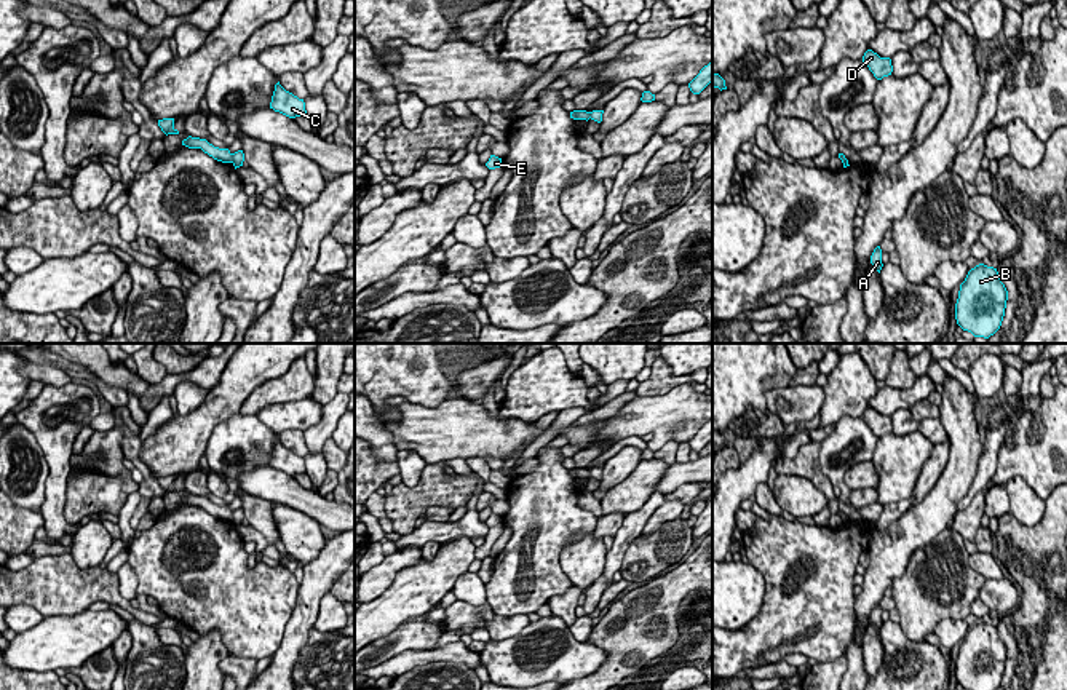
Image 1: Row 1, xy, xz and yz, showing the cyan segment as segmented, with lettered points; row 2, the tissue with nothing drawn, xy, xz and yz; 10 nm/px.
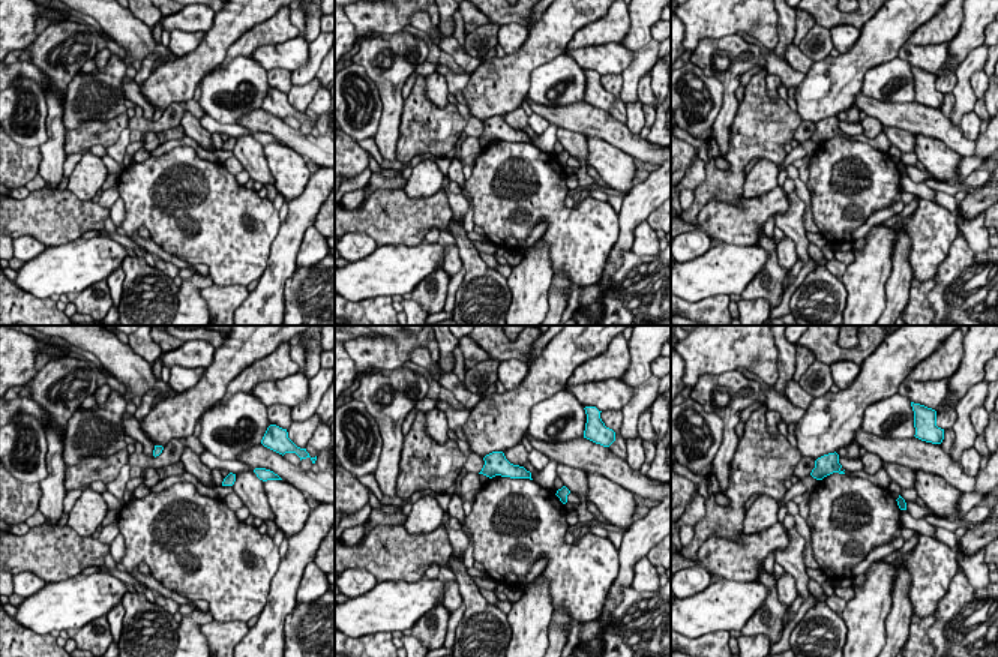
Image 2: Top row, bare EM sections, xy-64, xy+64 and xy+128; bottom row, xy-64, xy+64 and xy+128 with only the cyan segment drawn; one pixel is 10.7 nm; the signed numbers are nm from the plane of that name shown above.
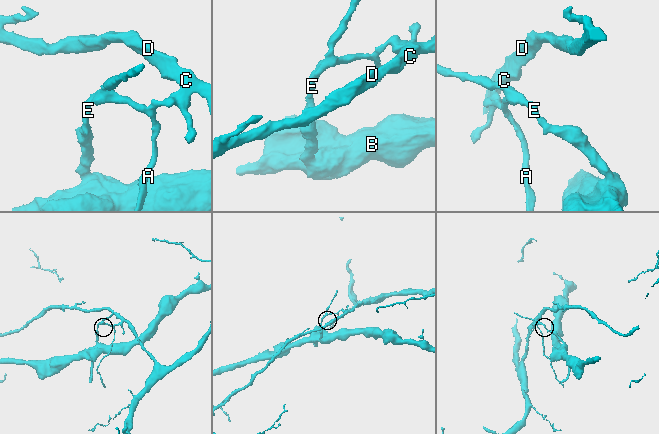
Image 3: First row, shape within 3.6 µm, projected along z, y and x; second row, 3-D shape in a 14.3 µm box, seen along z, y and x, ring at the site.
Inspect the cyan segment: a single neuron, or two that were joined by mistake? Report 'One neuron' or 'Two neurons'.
Two neurons

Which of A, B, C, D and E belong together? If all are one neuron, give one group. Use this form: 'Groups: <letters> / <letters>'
Groups: A C D / B E

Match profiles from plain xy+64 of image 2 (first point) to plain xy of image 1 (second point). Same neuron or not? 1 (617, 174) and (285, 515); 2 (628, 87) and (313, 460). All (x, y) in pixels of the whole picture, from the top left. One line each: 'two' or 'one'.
1: one
2: two

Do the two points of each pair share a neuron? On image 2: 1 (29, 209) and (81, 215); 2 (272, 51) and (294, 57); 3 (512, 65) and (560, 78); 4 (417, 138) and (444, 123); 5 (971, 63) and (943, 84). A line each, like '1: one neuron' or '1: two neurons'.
1: one neuron
2: one neuron
3: two neurons
4: one neuron
5: two neurons

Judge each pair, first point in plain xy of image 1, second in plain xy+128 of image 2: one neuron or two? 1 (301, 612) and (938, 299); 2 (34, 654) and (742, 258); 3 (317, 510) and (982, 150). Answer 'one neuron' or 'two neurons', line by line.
1: two neurons
2: one neuron
3: two neurons

